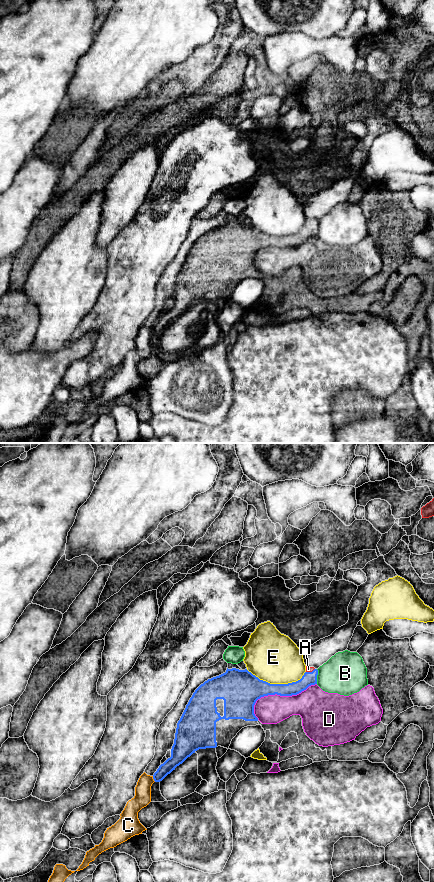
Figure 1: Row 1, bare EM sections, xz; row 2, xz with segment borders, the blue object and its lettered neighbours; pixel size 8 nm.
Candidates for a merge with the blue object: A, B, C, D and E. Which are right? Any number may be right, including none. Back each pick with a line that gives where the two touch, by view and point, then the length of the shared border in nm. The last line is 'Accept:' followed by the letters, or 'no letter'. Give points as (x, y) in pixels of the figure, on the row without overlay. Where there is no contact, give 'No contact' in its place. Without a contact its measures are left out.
A: Touches blue at xz (310, 224). Shared border 80 nm
Accept: A

